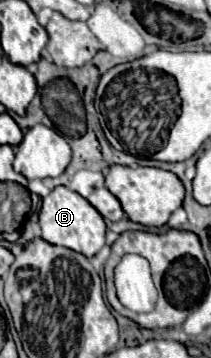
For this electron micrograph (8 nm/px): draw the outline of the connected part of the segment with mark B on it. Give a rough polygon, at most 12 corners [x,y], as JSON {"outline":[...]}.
{"outline":[[68,187],[42,199],[42,239],[88,259],[104,219]]}

